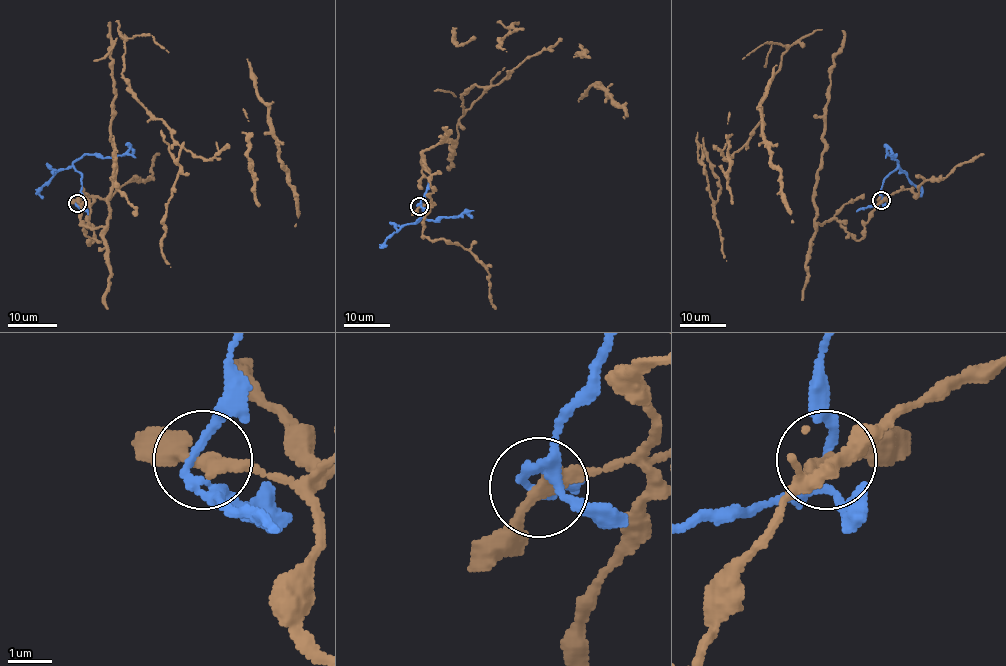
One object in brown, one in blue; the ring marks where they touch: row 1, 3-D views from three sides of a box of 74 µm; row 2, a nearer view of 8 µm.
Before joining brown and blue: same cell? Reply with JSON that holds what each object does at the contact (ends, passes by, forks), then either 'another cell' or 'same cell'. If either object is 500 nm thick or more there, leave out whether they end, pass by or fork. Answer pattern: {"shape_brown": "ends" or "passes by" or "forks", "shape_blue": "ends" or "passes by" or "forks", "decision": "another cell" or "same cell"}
{"shape_brown": "passes by", "shape_blue": "passes by", "decision": "another cell"}

